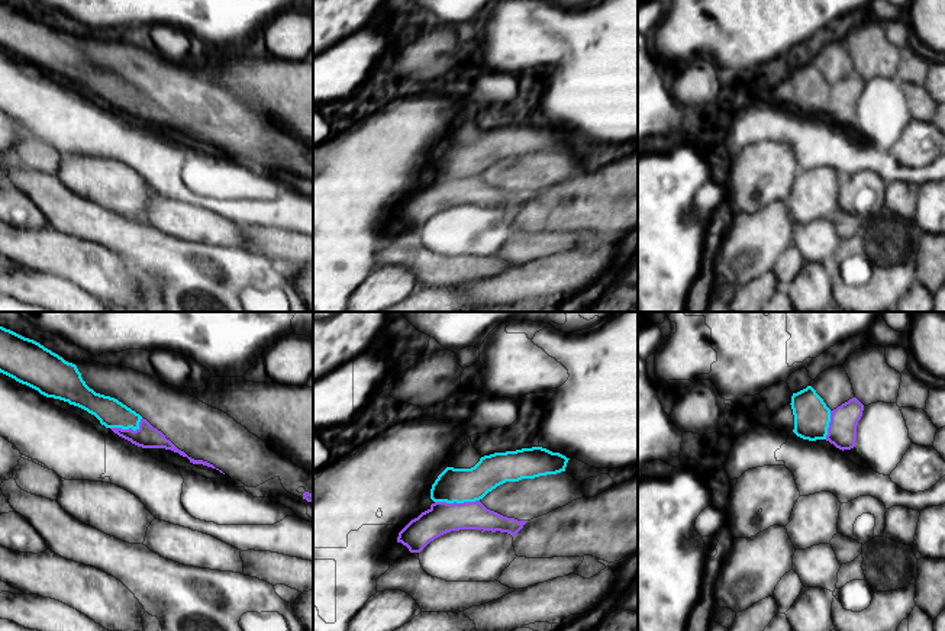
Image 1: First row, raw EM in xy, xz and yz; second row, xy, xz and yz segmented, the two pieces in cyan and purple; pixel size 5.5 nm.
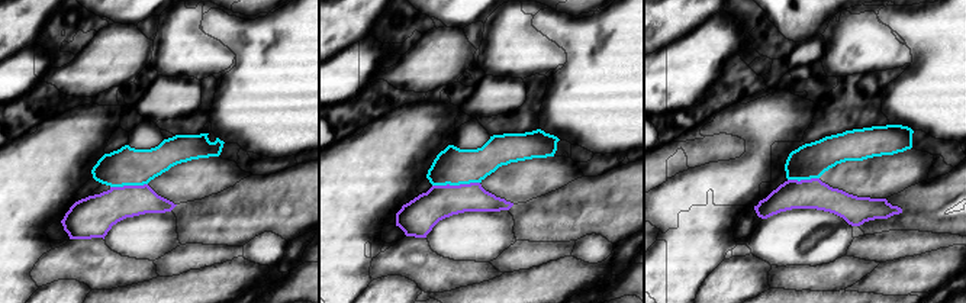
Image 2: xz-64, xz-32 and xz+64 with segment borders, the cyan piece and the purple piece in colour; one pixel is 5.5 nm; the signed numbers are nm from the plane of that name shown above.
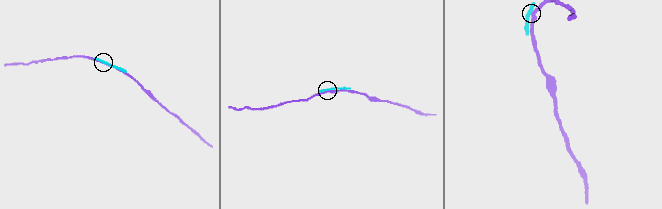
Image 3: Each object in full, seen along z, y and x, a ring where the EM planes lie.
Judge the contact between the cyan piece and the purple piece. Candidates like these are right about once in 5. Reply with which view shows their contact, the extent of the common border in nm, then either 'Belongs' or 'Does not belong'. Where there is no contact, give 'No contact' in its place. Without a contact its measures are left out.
Touches cyan in xz. Shared border 240 nm. Does not belong

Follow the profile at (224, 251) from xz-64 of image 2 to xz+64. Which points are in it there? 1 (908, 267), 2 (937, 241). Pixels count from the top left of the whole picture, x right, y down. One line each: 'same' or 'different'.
1: different
2: same

